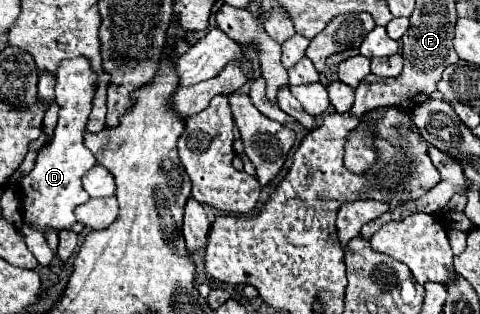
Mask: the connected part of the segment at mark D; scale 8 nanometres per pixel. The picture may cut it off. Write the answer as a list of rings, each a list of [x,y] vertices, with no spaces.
[[[82,56],[62,60],[56,70],[56,78],[58,78],[56,102],[60,106],[60,118],[54,132],[54,140],[46,148],[42,148],[34,170],[20,182],[22,216],[26,224],[32,224],[22,228],[22,236],[26,238],[26,244],[30,252],[36,256],[40,266],[48,266],[54,258],[54,252],[44,240],[44,230],[46,228],[60,230],[76,222],[74,208],[90,198],[82,188],[82,176],[96,164],[96,158],[84,146],[86,118],[90,114],[90,106],[94,100],[94,86],[98,86],[98,78],[94,78],[90,60]]]

